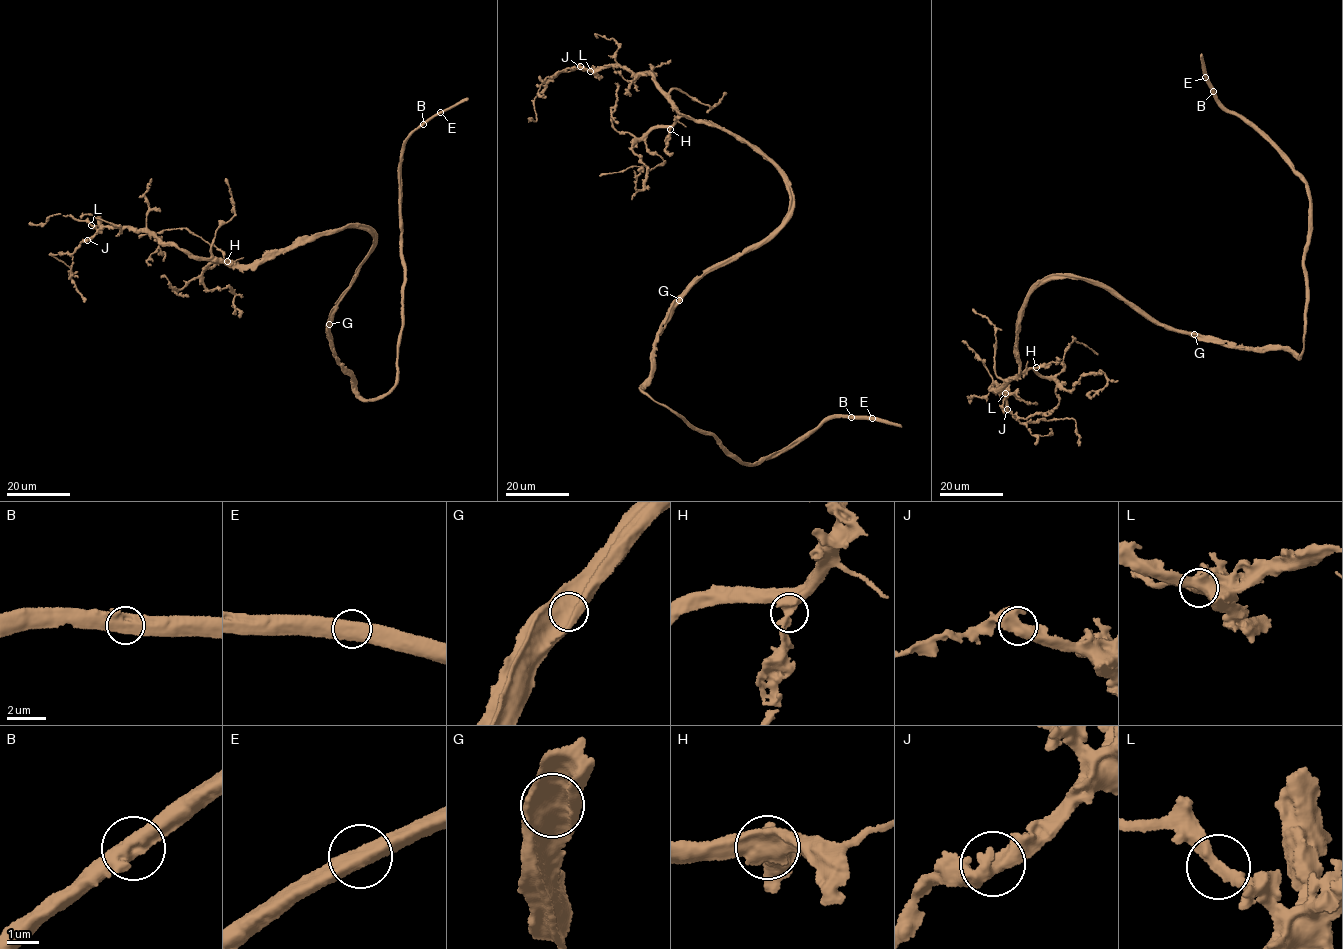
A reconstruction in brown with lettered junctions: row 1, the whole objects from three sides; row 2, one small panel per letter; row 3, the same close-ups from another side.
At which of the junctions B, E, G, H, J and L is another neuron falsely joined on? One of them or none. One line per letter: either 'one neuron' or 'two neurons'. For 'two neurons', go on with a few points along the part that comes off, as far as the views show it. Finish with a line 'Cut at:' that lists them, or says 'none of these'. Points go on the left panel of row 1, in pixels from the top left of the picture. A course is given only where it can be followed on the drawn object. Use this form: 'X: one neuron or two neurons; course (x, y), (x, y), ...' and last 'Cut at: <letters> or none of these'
B: one neuron
E: one neuron
G: one neuron
H: one neuron
J: one neuron
L: one neuron
Cut at: none of these

